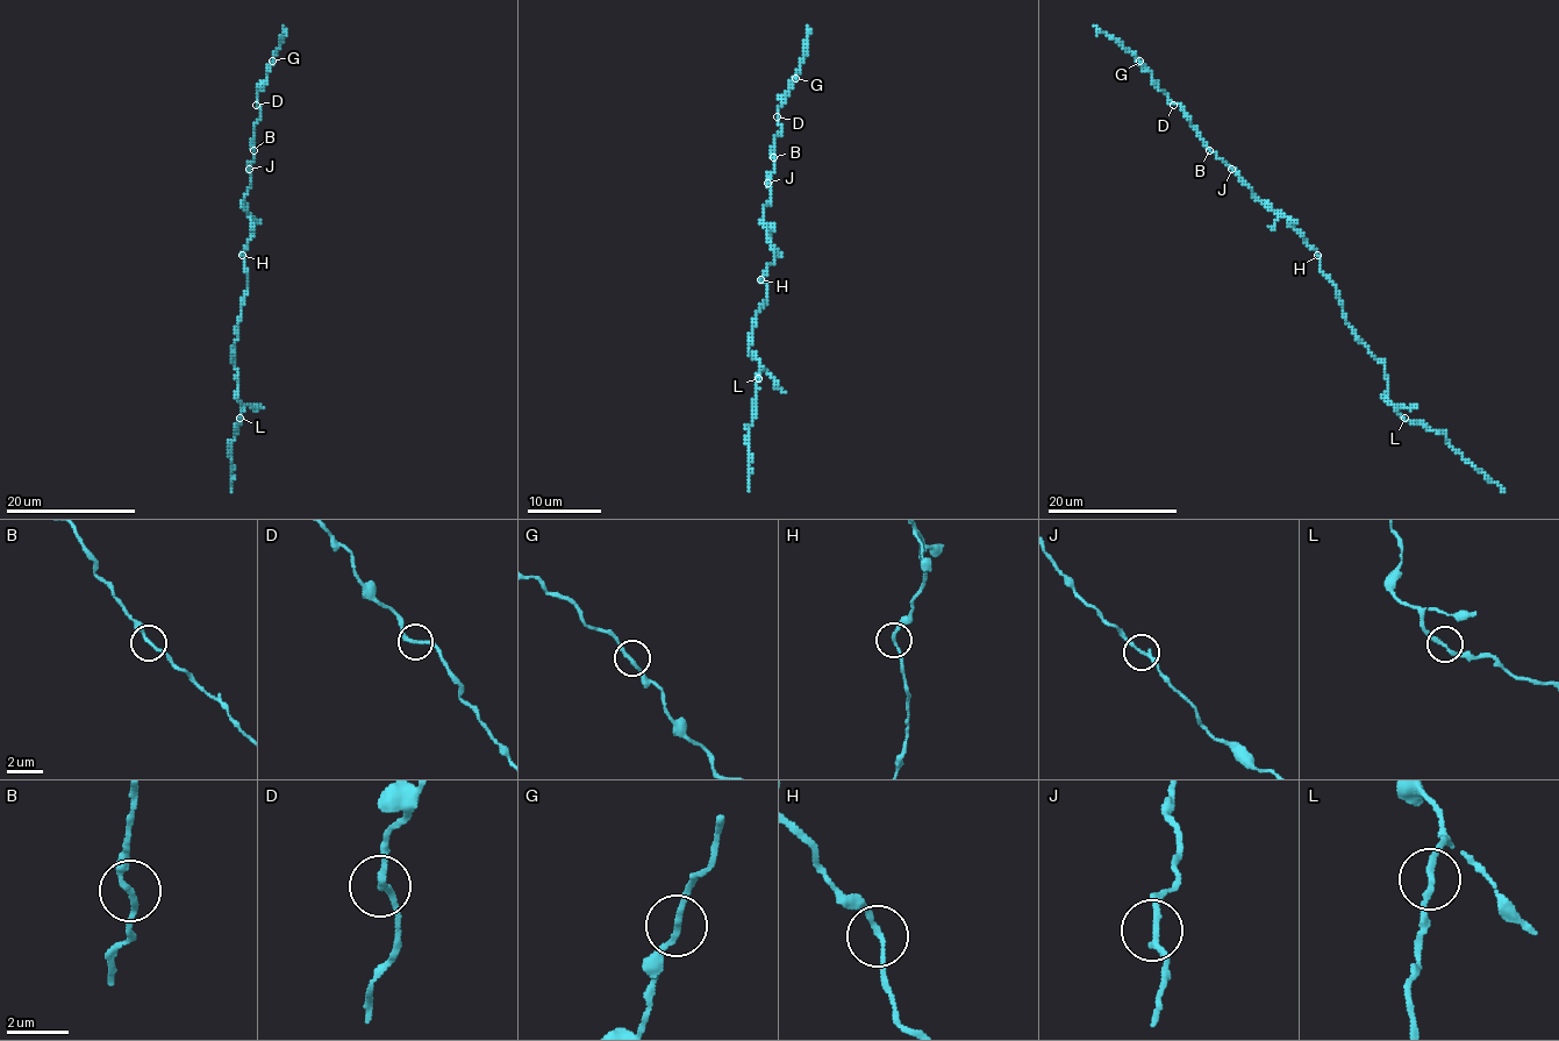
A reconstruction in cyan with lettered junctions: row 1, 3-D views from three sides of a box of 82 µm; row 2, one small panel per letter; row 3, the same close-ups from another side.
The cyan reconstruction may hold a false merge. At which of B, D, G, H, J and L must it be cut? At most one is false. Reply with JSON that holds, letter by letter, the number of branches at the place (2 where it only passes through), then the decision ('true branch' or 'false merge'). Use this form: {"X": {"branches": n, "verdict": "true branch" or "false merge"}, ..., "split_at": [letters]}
{"B": {"branches": 2, "verdict": "true branch"}, "D": {"branches": 2, "verdict": "true branch"}, "G": {"branches": 2, "verdict": "true branch"}, "H": {"branches": 2, "verdict": "true branch"}, "J": {"branches": 2, "verdict": "true branch"}, "L": {"branches": 2, "verdict": "true branch"}, "split_at": []}

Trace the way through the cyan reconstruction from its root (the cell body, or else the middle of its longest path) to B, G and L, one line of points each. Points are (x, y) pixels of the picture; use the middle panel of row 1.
B: (760, 279), (773, 261), (767, 225), (763, 219), (763, 208), (767, 205), (772, 192), (773, 157)
G: (760, 279), (773, 261), (763, 208), (767, 205), (772, 192), (773, 138), (780, 132), (777, 109), (795, 78)
L: (760, 279), (766, 285), (766, 301), (757, 313), (750, 336), (750, 353), (763, 368), (759, 378)

